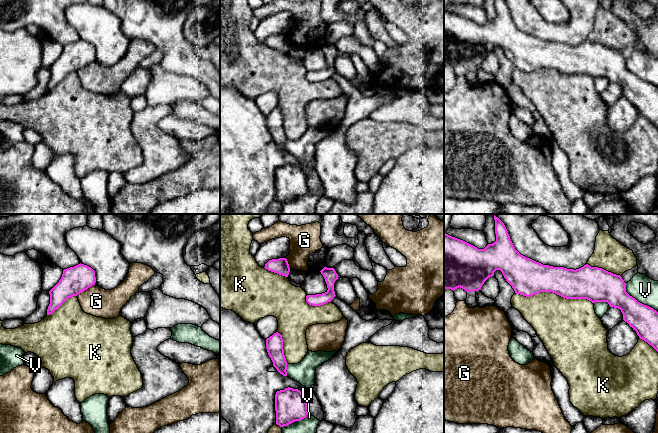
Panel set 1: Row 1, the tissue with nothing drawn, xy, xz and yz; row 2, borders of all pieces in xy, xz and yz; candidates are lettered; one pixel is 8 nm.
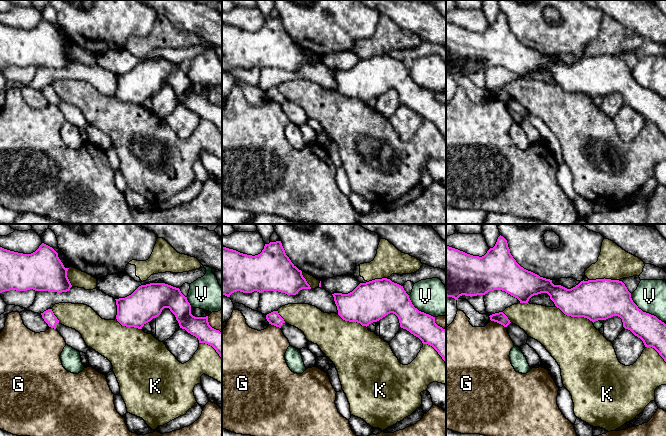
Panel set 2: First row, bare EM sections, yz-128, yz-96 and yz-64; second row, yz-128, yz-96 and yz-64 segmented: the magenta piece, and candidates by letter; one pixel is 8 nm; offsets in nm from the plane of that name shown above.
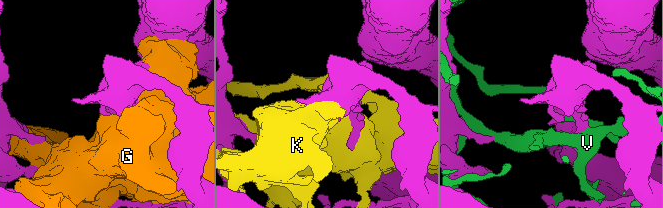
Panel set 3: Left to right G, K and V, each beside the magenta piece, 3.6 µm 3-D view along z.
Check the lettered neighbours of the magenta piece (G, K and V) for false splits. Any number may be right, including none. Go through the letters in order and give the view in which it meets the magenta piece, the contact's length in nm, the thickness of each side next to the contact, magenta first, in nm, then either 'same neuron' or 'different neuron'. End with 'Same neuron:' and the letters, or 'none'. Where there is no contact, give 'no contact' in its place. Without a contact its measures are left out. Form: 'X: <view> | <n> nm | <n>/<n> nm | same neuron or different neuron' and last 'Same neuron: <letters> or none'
G: xy | 180 nm | 220/240 nm | different neuron
K: yz | 650 nm | 300/400 nm | different neuron
V: yz | 360 nm | 240/200 nm | different neuron
Same neuron: none

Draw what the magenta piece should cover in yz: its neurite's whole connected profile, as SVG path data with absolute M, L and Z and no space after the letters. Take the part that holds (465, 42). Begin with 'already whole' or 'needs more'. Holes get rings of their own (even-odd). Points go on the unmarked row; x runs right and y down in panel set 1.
already whole | M495 0L495 10L496 17L494 19L488 20L484 25L478 25L444 8L444 65L451 65L454 67L460 63L467 69L478 67L489 53L494 52L496 46L500 46L515 69L526 73L536 71L540 68L552 68L566 75L587 75L592 79L607 78L610 83L620 85L623 90L623 96L636 107L640 115L647 118L658 128L658 88L630 72L626 68L626 59L620 51L613 50L602 44L591 43L588 40L576 46L543 41L521 31L515 25L504 0Z

